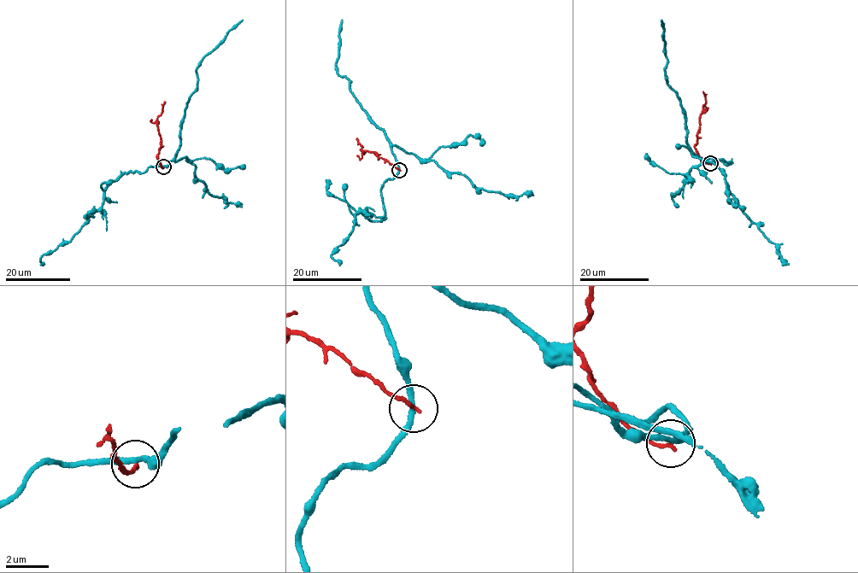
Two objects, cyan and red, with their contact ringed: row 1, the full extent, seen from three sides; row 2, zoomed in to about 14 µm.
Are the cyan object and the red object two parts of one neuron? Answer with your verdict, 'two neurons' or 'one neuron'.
two neurons

